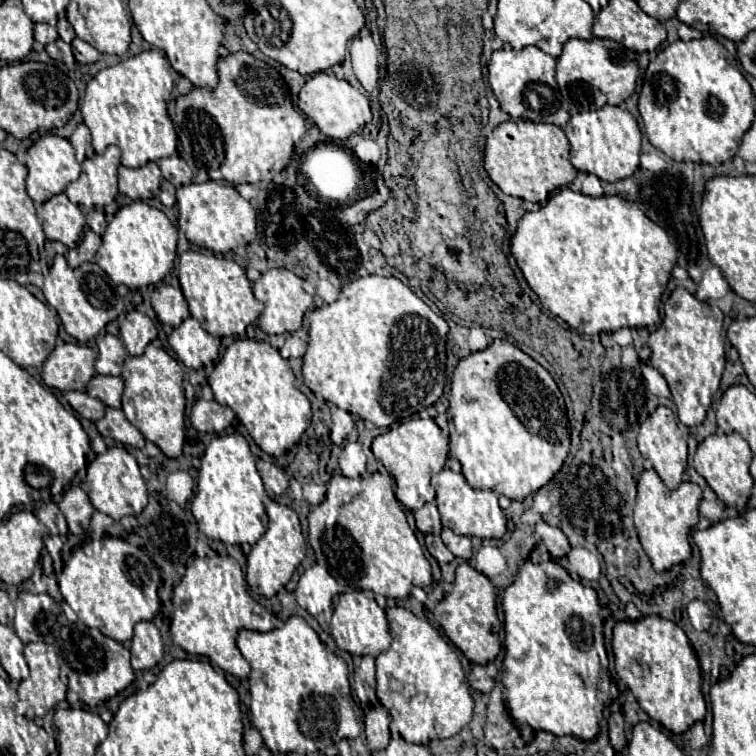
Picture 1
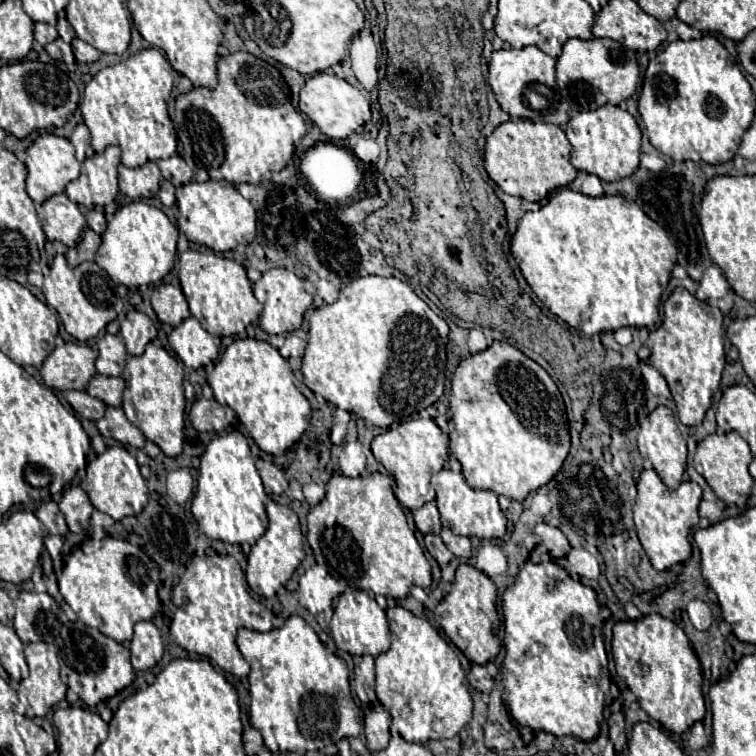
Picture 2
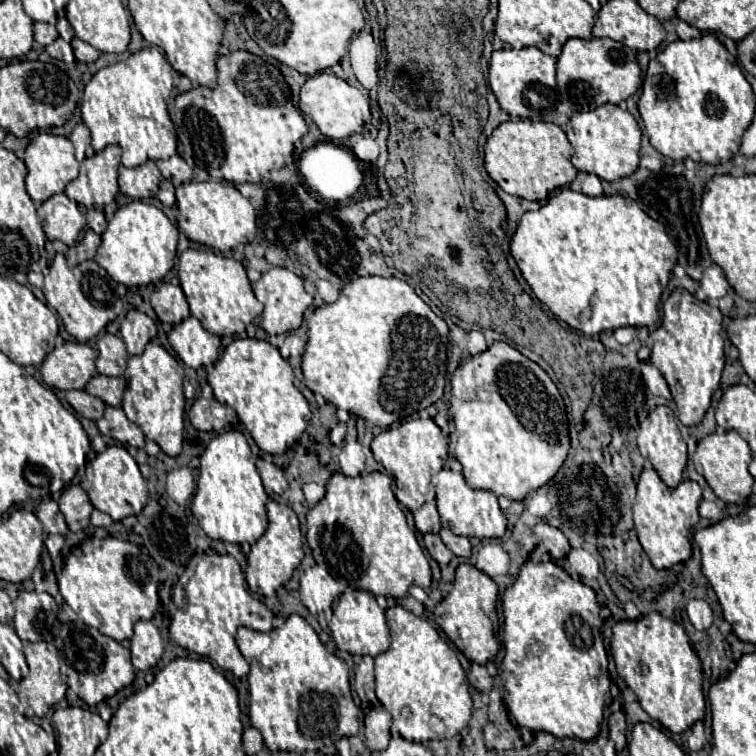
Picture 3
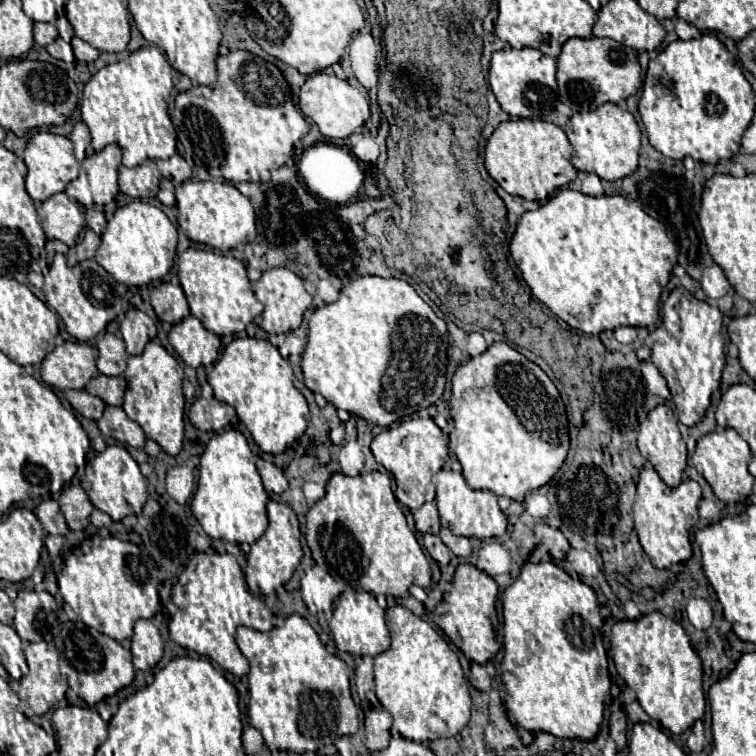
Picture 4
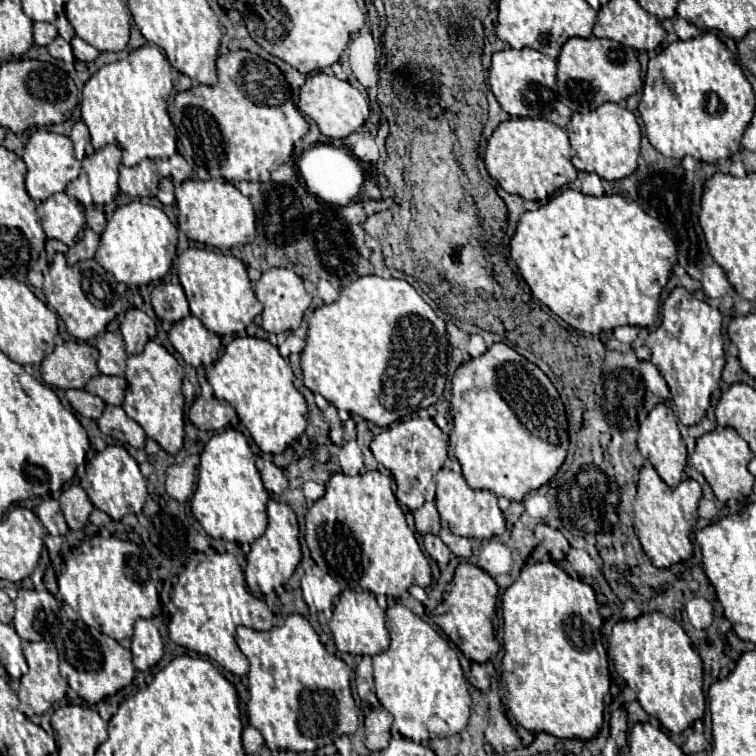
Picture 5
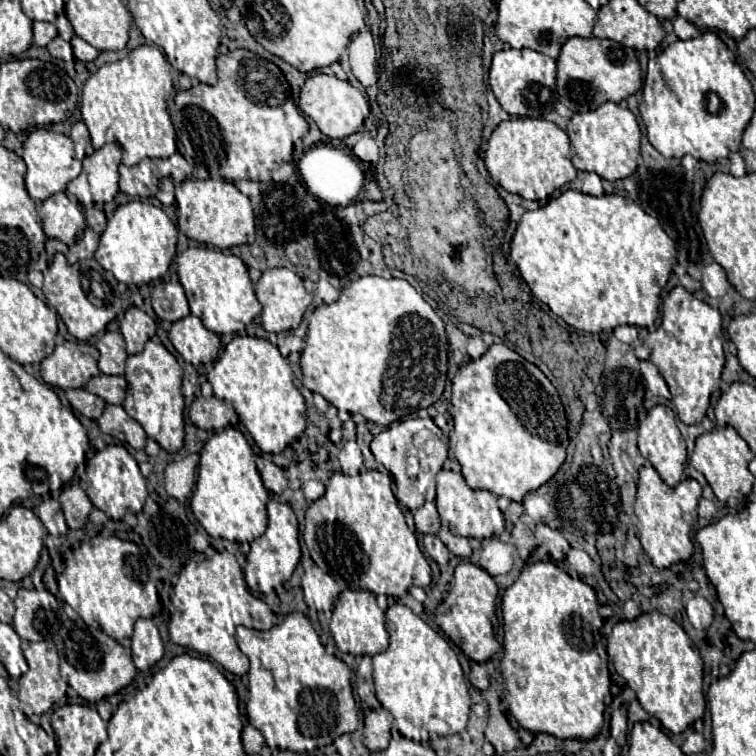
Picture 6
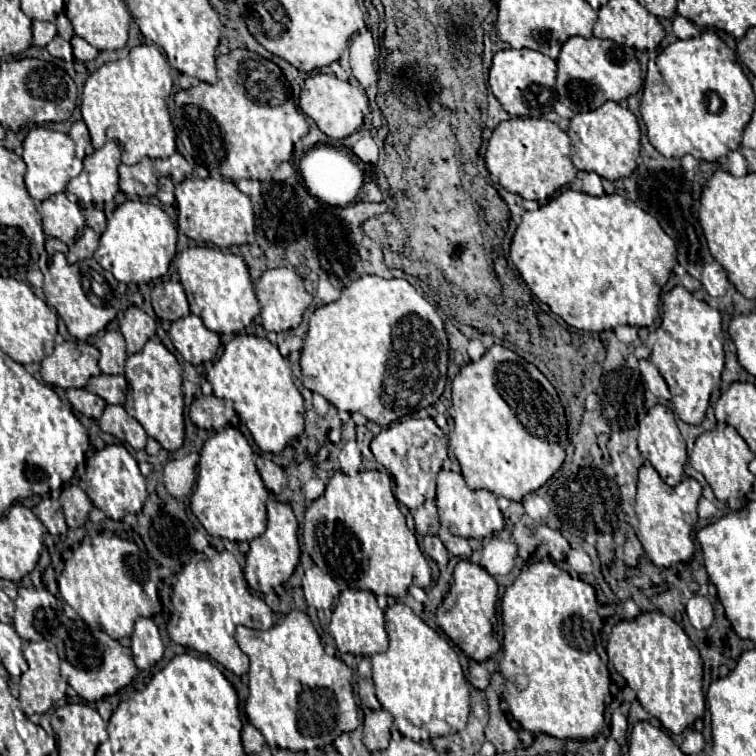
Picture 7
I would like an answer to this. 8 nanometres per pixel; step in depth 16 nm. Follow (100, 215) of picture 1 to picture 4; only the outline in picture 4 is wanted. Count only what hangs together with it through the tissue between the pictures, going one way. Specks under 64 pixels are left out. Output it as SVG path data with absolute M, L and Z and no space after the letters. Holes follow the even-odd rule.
M86 210L86 222L88 228L92 228L96 234L102 234L106 230L106 218L102 210Z

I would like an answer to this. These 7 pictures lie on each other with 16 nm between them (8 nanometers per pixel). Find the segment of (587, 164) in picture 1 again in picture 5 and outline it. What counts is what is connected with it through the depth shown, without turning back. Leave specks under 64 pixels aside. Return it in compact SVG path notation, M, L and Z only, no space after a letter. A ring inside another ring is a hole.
M606 102L592 112L574 114L566 126L566 134L574 150L572 164L578 170L594 172L600 178L614 182L630 176L638 166L640 126L636 122L636 116L628 108L622 108L614 102Z

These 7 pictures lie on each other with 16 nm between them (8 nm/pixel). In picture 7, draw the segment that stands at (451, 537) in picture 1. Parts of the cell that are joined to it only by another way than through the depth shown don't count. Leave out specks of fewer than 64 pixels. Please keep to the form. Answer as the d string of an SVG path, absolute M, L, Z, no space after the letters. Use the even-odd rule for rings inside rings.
M440 528L438 532L442 544L446 546L446 550L454 556L460 556L460 558L470 558L470 544L466 538L460 538L460 536L452 536L452 532L448 532L448 528Z

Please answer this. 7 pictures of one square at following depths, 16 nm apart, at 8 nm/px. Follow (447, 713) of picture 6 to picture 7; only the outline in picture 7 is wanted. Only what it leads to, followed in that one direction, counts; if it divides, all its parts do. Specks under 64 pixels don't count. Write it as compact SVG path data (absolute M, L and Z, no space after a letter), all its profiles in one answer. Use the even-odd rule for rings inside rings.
M394 604L386 608L384 612L386 620L386 634L390 640L390 646L384 654L374 654L372 656L372 678L376 684L376 696L382 704L384 710L388 710L394 716L394 726L400 730L400 734L416 740L416 742L426 742L432 738L432 722L444 722L444 734L454 734L460 732L466 726L468 714L470 714L470 694L468 694L468 682L456 650L444 640L436 630L432 630L422 618L418 618L408 606L404 604Z

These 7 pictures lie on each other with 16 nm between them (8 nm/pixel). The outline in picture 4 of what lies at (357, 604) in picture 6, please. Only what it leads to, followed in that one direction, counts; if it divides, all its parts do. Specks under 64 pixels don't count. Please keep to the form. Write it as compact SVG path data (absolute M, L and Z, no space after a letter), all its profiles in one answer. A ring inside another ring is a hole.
M344 590L338 598L338 604L334 608L334 616L330 620L330 630L336 642L336 648L342 652L348 652L352 656L376 656L390 646L390 634L386 628L384 610L378 606L374 594L364 590Z

